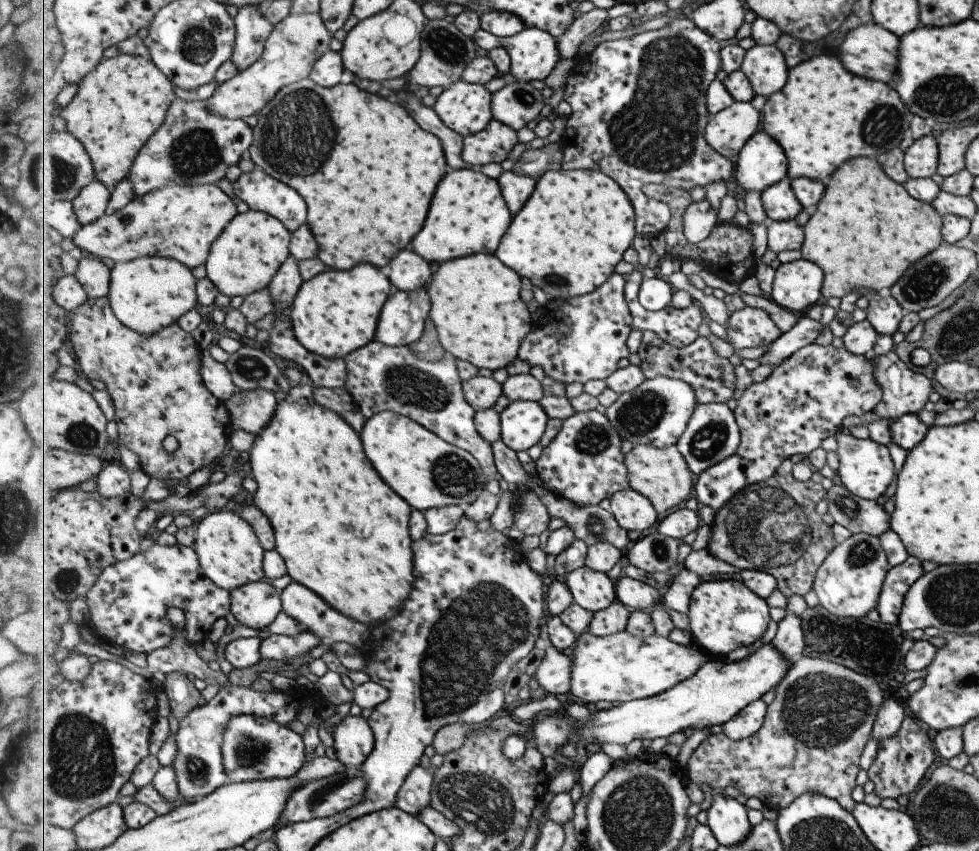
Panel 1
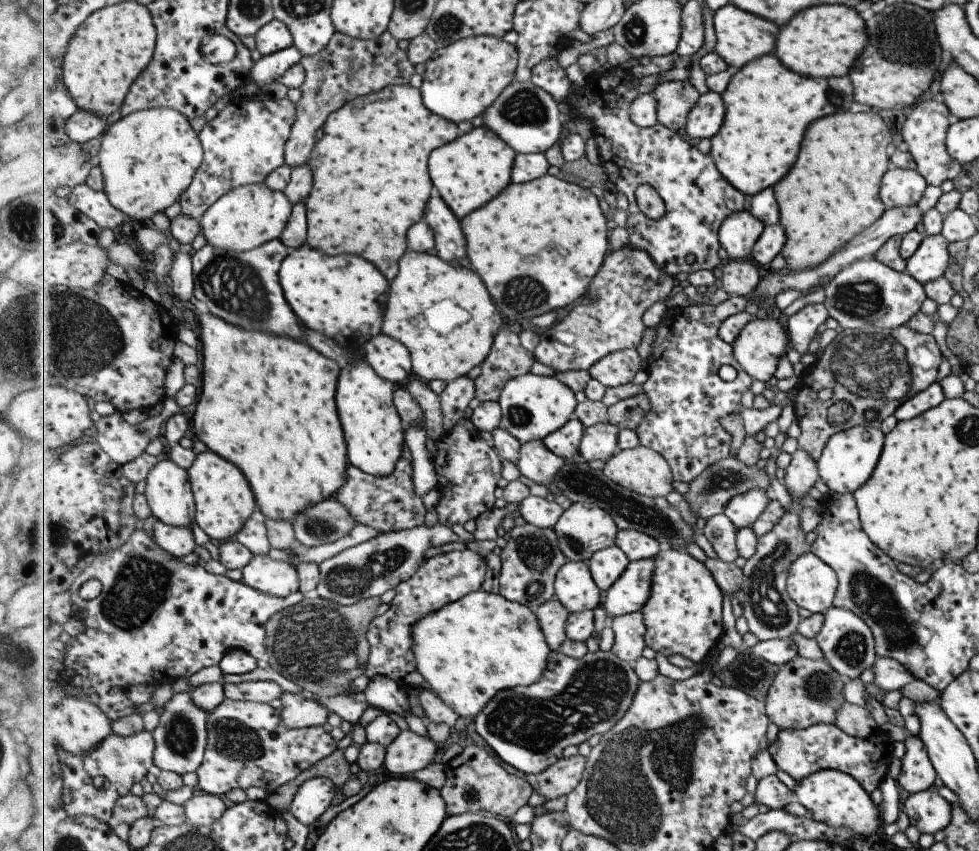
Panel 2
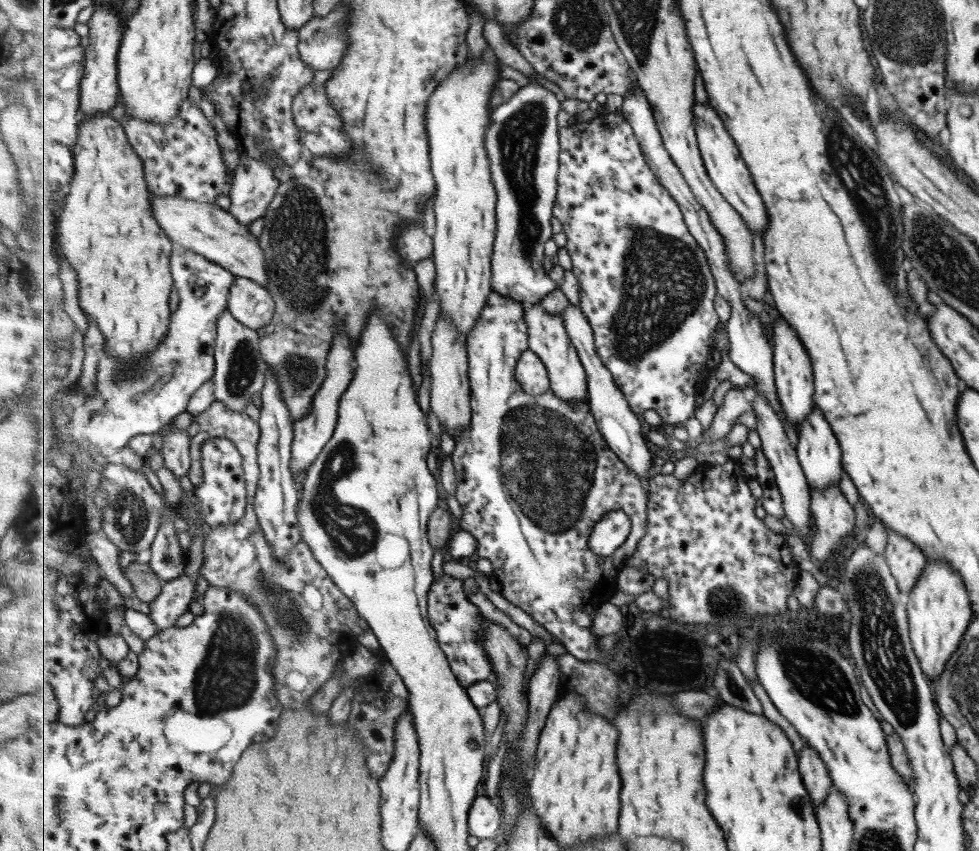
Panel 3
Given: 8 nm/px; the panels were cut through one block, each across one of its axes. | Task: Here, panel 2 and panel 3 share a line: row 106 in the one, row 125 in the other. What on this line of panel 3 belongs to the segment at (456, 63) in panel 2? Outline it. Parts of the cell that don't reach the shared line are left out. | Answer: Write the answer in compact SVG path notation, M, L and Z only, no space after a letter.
M485 58L477 59L473 65L465 63L463 66L454 68L444 81L437 87L437 91L433 93L428 106L428 135L432 155L432 171L434 179L436 180L436 196L433 202L434 214L436 218L436 231L434 232L434 261L436 264L436 280L434 286L436 290L436 297L441 304L441 311L449 314L449 319L453 321L453 325L457 325L460 334L467 337L479 322L481 312L488 304L489 296L492 294L492 258L494 255L494 247L496 244L497 232L497 201L499 200L499 192L496 191L496 183L492 176L492 161L490 159L487 147L487 132L492 124L492 112L494 108L489 111L489 100L491 100L491 92L493 92L494 85L497 80L502 79L499 76L499 70L495 67L493 60L485 60Z

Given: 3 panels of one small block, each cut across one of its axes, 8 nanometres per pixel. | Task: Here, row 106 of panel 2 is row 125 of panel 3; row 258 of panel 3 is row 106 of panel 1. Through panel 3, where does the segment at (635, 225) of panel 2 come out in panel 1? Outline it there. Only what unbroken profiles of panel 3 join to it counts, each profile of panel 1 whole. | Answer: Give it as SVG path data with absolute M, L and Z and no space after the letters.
M676 15L675 20L671 20L669 24L661 29L654 31L643 31L638 35L626 39L616 39L612 41L603 41L599 43L594 50L587 56L575 60L575 66L571 70L569 77L566 80L563 99L571 106L571 114L566 119L566 128L561 138L561 143L564 147L564 162L562 169L566 171L574 171L577 169L591 169L604 172L613 180L616 180L621 188L628 193L628 197L632 200L633 206L636 209L636 229L639 234L649 238L659 236L659 234L667 233L667 226L671 220L670 206L662 201L648 197L645 194L644 186L649 183L662 184L667 187L691 189L694 186L707 188L708 184L713 181L728 181L731 178L735 164L731 163L729 157L723 156L717 149L714 149L706 139L706 128L711 119L711 114L708 109L708 88L710 84L717 78L717 74L722 68L722 50L724 43L717 40L712 33L705 32L700 25L695 24L691 18Z

